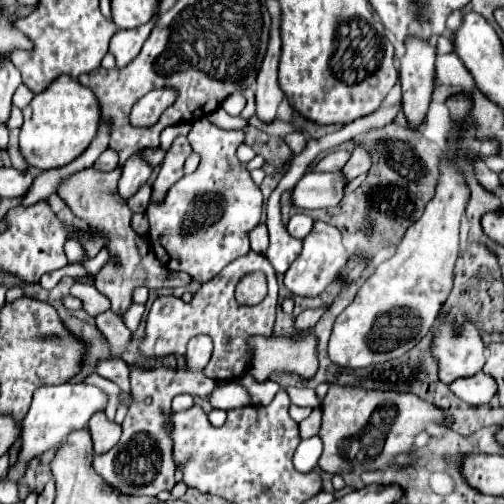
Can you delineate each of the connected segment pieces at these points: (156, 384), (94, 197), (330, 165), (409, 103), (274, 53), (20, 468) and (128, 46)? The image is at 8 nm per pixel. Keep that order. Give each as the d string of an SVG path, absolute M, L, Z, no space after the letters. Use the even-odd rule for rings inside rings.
M198 335L190 339L188 351L184 355L184 367L150 367L144 369L140 365L134 365L130 369L130 383L132 383L132 405L128 409L128 415L122 423L122 437L120 441L102 455L94 457L94 469L102 479L114 489L120 489L128 495L158 495L164 489L172 489L176 479L176 463L174 463L174 441L170 437L172 425L168 421L172 409L170 403L176 395L188 393L198 395L204 401L210 401L212 391L218 387L218 381L204 375L204 367L212 353L212 341L206 335ZM152 397L152 403L146 405L144 399Z
M92 167L84 169L84 171L72 175L66 183L62 183L58 193L68 203L72 213L88 223L90 231L94 231L94 237L104 237L106 249L110 251L110 259L94 275L94 279L96 279L94 285L112 301L110 311L124 317L132 305L132 293L136 287L140 287L140 285L146 285L150 289L154 289L154 287L188 287L192 283L192 277L188 273L176 273L176 271L168 271L166 267L162 267L162 263L150 249L150 243L132 231L132 227L130 227L132 211L128 209L126 201L122 203L122 197L118 197L118 191L116 191L120 171L122 171L120 167L116 167L114 171L108 171L108 173L96 171Z
M334 151L330 155L326 155L320 163L314 165L314 171L326 171L326 173L334 173L334 171L340 171L342 165L346 165L346 161L350 159L350 151Z
M406 41L406 55L402 59L402 107L410 129L418 129L428 113L434 93L434 59L436 51L426 41Z
M274 23L270 45L256 79L256 117L264 123L272 123L276 119L278 105L284 99L284 91L280 89L278 83L278 57L280 57L280 33L278 23Z
M64 383L64 385L52 385L52 387L38 389L34 393L28 415L22 421L22 449L18 453L18 461L8 467L8 473L4 479L18 483L24 477L26 467L34 457L40 457L48 449L58 447L68 437L70 431L86 427L88 419L96 413L96 409L106 409L106 393L100 391L96 385Z
M154 21L142 25L142 27L134 27L134 29L118 29L114 33L114 37L110 39L110 53L116 57L116 67L122 69L126 67L130 61L134 61L134 57L138 57L146 37L150 35Z

